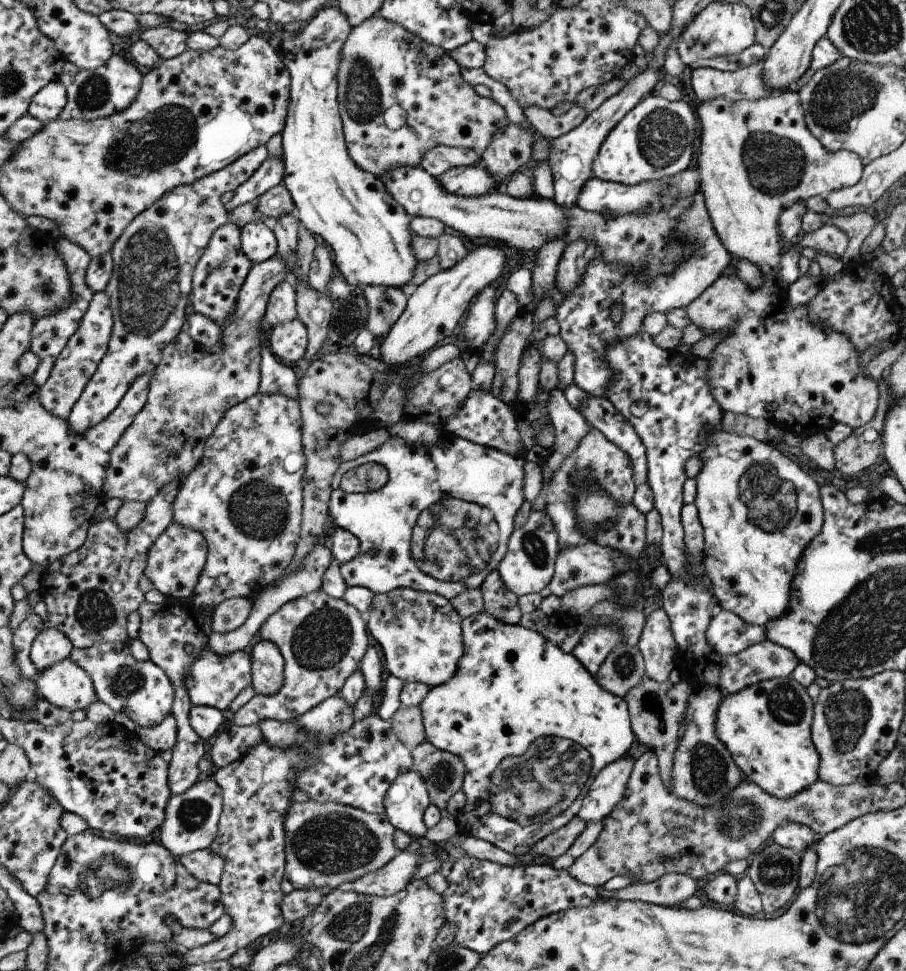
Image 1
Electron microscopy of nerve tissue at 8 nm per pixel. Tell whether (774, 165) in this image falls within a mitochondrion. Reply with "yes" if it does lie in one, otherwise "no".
yes

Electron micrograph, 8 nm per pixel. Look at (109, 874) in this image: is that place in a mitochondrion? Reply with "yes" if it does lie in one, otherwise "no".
yes

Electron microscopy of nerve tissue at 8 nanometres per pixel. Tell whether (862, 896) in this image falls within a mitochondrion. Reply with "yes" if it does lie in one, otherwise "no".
yes

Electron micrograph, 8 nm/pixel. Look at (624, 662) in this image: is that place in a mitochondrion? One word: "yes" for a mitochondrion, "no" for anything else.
yes

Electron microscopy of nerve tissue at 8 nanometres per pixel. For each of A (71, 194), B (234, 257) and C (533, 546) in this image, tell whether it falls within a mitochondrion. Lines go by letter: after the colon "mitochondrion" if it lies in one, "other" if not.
A: other
B: other
C: mitochondrion

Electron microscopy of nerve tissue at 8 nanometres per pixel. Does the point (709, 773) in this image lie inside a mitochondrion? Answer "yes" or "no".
yes

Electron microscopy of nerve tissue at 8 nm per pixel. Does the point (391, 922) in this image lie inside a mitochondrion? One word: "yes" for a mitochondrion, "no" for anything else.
yes

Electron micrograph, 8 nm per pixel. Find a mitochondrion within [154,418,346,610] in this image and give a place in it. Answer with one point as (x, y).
(260, 511)

